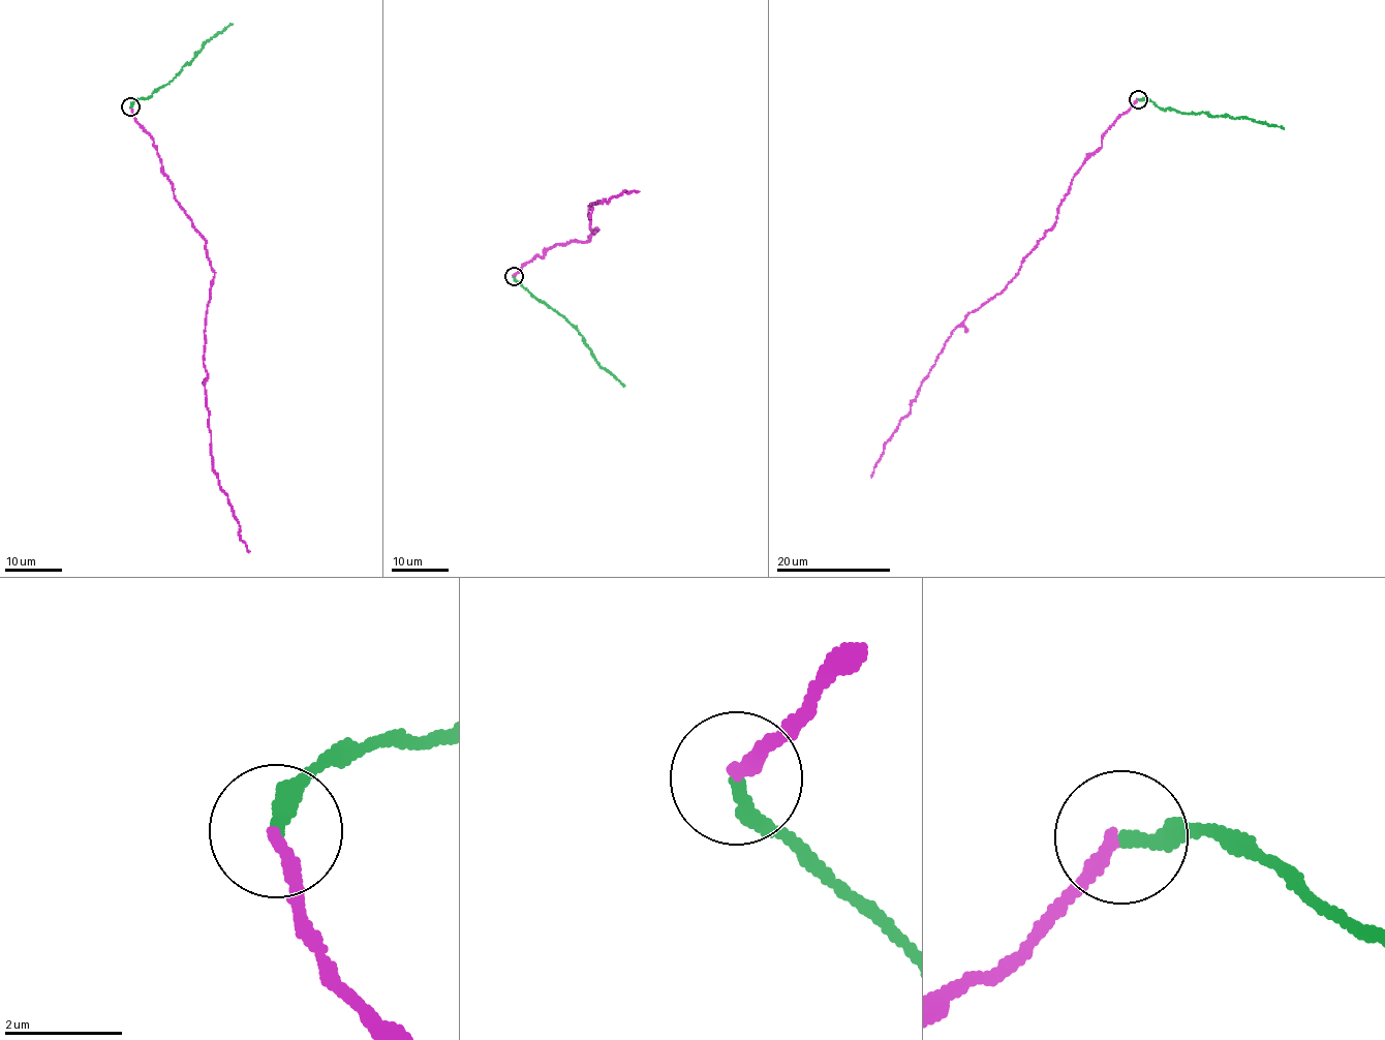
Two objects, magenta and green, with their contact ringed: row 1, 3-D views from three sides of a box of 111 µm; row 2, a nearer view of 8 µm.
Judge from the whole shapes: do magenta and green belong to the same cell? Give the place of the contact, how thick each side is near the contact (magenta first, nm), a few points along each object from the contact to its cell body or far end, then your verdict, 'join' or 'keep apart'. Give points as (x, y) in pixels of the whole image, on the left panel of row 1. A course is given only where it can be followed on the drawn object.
place (130, 106); calibres 200 and 260 nm; course magenta (131, 108), (133, 117), (154, 142), (174, 196), (206, 241), (214, 274), (203, 361), (212, 468), (248, 552); course green (131, 108), (134, 101), (152, 95), (173, 79), (205, 41), (233, 24); keep apart

